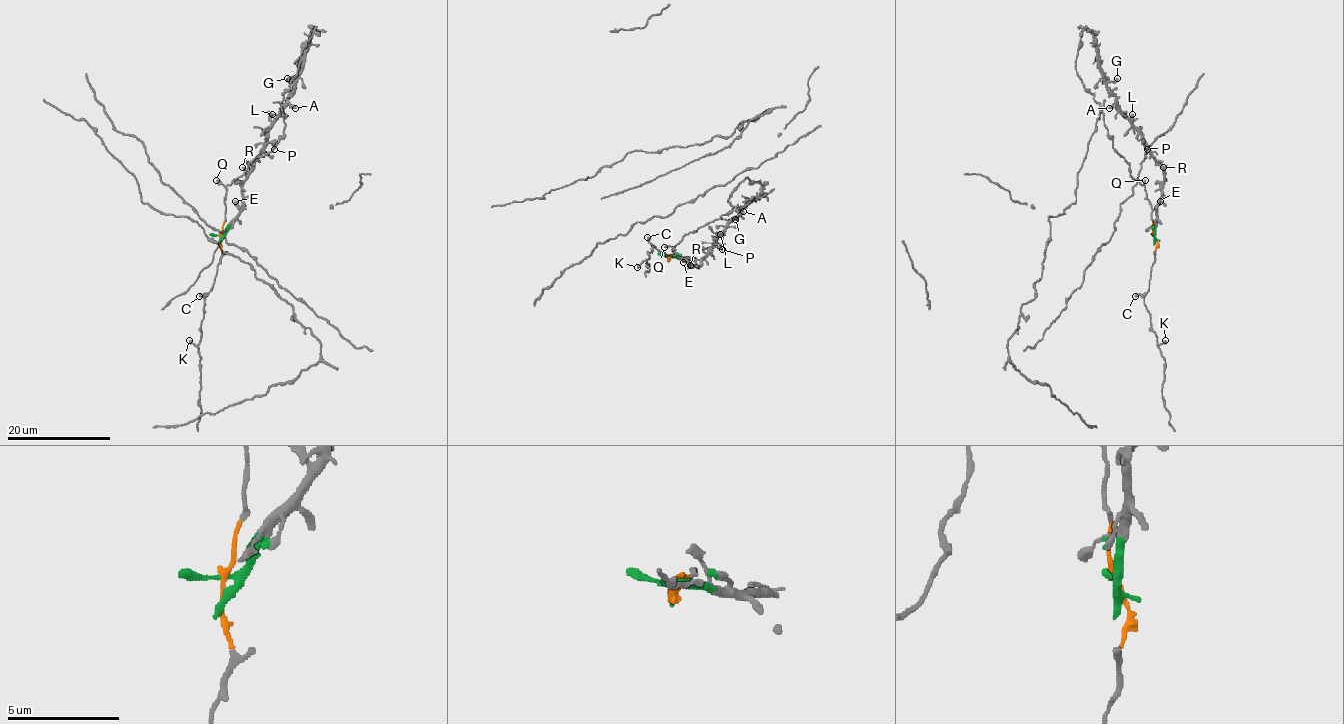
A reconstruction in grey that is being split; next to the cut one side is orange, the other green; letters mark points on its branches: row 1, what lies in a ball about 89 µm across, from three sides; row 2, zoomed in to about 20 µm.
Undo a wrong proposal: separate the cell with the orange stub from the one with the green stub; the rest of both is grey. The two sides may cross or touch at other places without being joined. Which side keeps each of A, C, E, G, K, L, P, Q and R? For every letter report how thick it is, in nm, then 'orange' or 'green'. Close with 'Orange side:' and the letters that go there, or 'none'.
A: 420 nm | green
C: 320 nm | orange
E: 500 nm | green
G: 340 nm | green
K: 360 nm | orange
L: 420 nm | green
P: 320 nm | green
Q: 320 nm | orange
R: 220 nm | green
Orange side: C, K, Q

